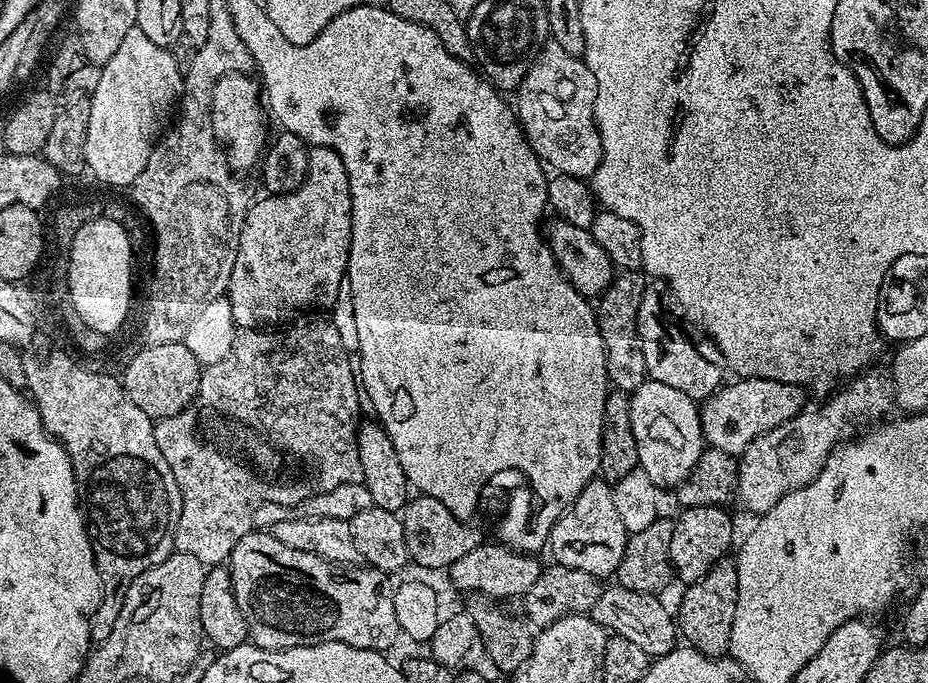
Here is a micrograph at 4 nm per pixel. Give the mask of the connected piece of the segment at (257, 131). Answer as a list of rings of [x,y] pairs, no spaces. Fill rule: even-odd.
[[[233,74],[217,80],[210,109],[212,132],[221,145],[227,146],[228,162],[236,170],[252,168],[255,164],[257,167],[258,161],[266,148],[266,136],[264,140],[265,113],[262,111],[261,101],[260,104],[256,101],[258,84],[255,79],[252,81],[247,80],[248,78],[244,74]],[[260,108],[262,113],[260,113]]]

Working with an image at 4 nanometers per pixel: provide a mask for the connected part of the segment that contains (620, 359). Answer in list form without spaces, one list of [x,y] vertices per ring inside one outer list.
[[[620,270],[615,273],[610,286],[595,301],[594,311],[598,330],[606,350],[606,370],[608,382],[613,389],[631,394],[648,379],[646,358],[642,358],[642,346],[636,337],[638,322],[638,302],[646,287],[646,276],[640,270]]]

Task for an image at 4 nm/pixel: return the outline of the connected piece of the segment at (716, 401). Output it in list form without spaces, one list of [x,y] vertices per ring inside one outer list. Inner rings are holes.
[[[745,376],[725,382],[717,388],[714,395],[699,405],[701,434],[707,447],[717,448],[726,454],[739,457],[741,452],[762,434],[790,422],[800,412],[805,411],[805,389],[799,384],[774,382],[757,376]]]

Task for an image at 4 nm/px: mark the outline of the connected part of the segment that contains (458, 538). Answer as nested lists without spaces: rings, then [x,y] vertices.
[[[423,494],[413,495],[399,513],[399,518],[402,522],[402,534],[406,538],[408,559],[420,568],[446,570],[482,542],[479,530],[471,528],[468,525],[471,523],[465,522],[461,517],[450,514],[450,510],[446,510],[446,506],[438,502],[438,498]]]

